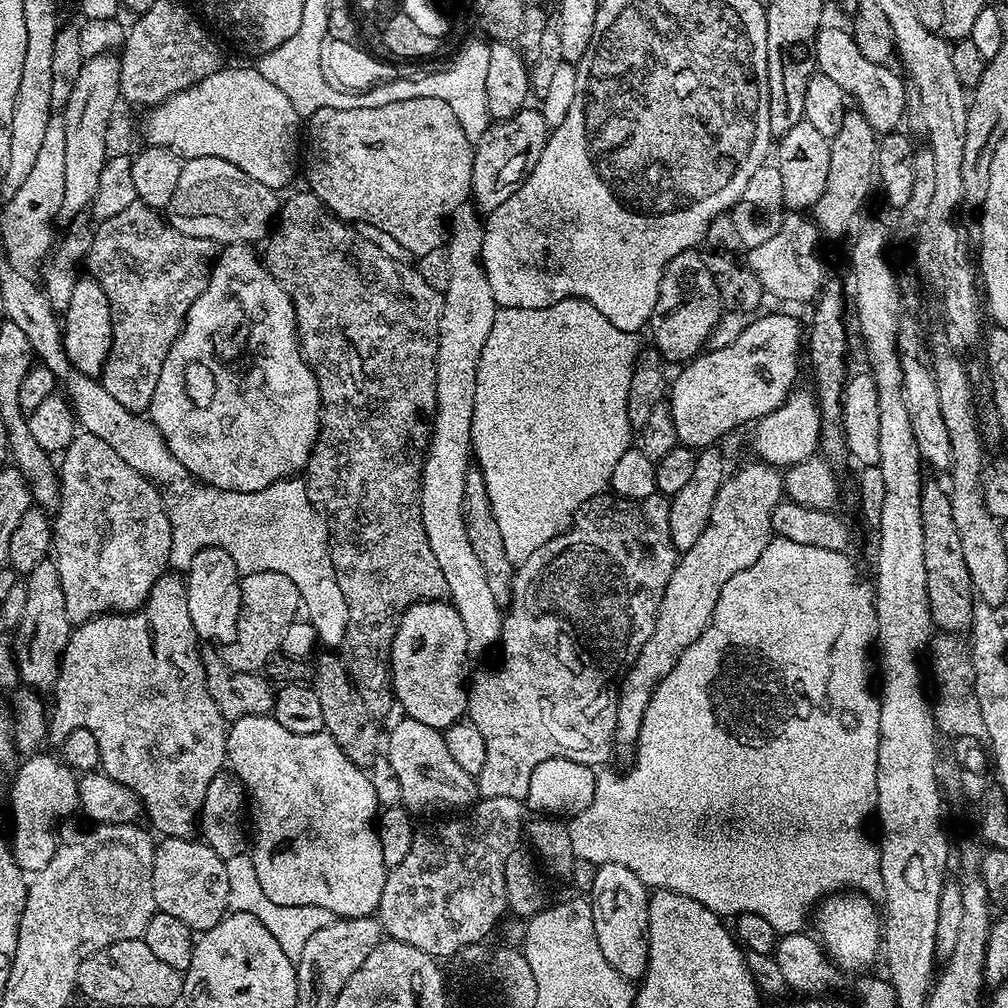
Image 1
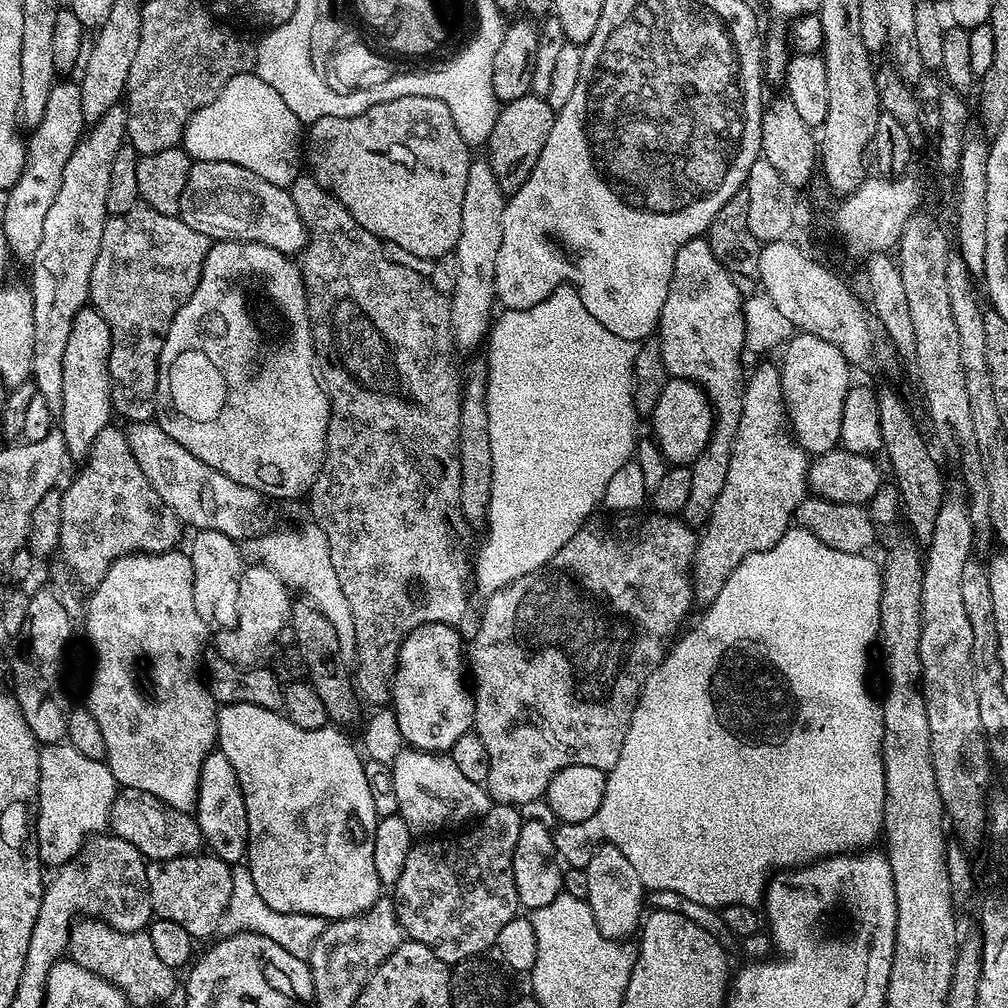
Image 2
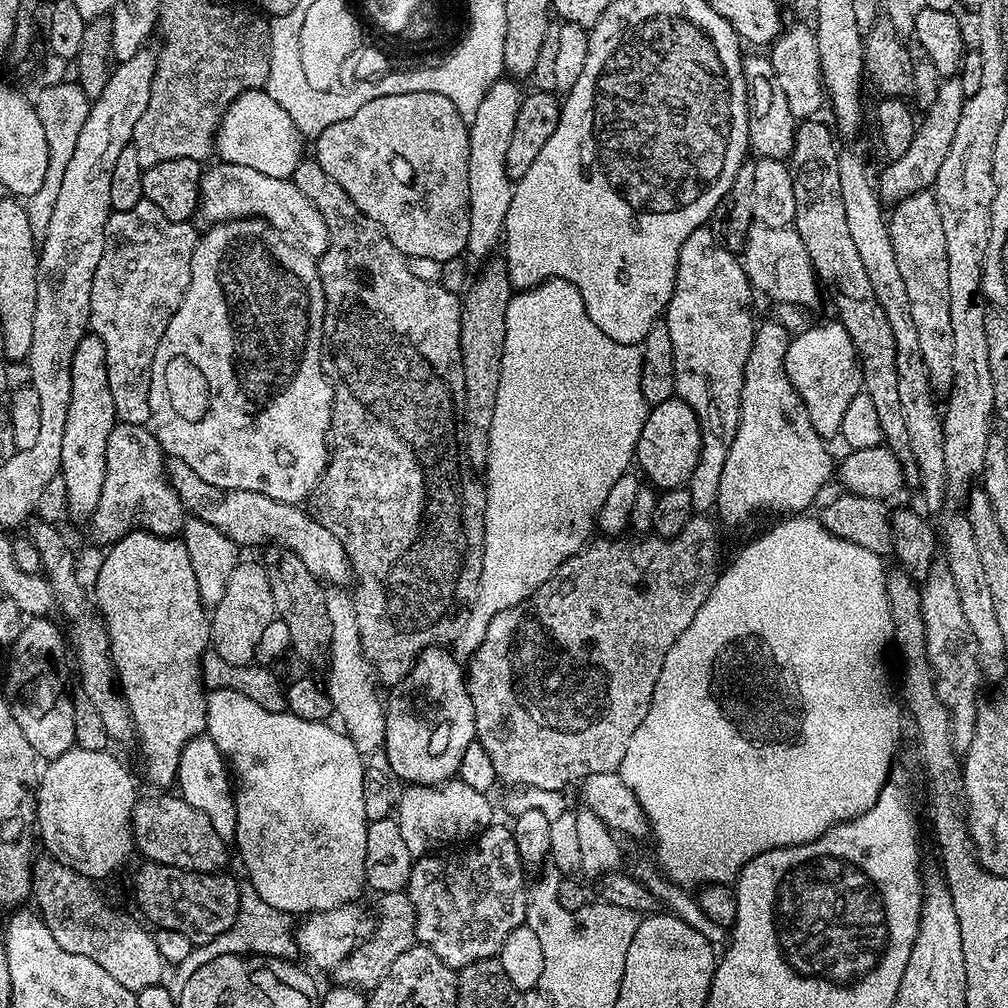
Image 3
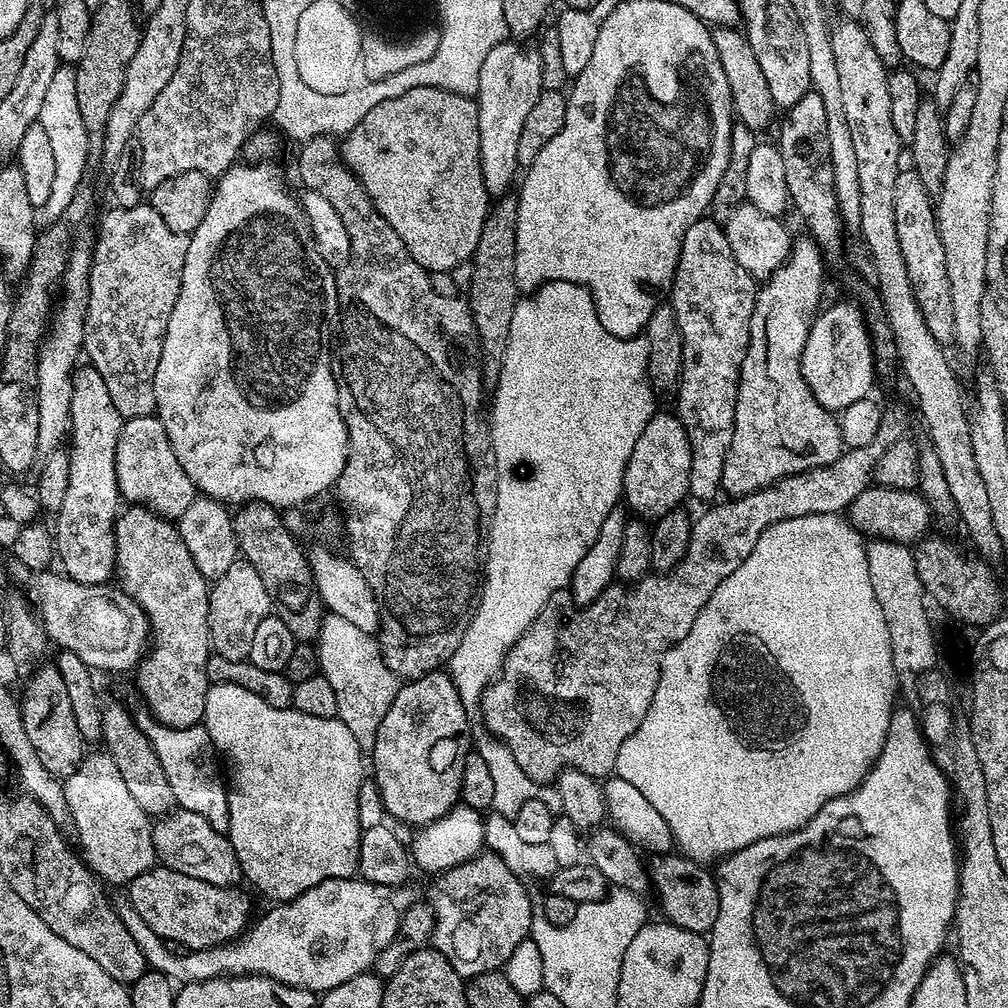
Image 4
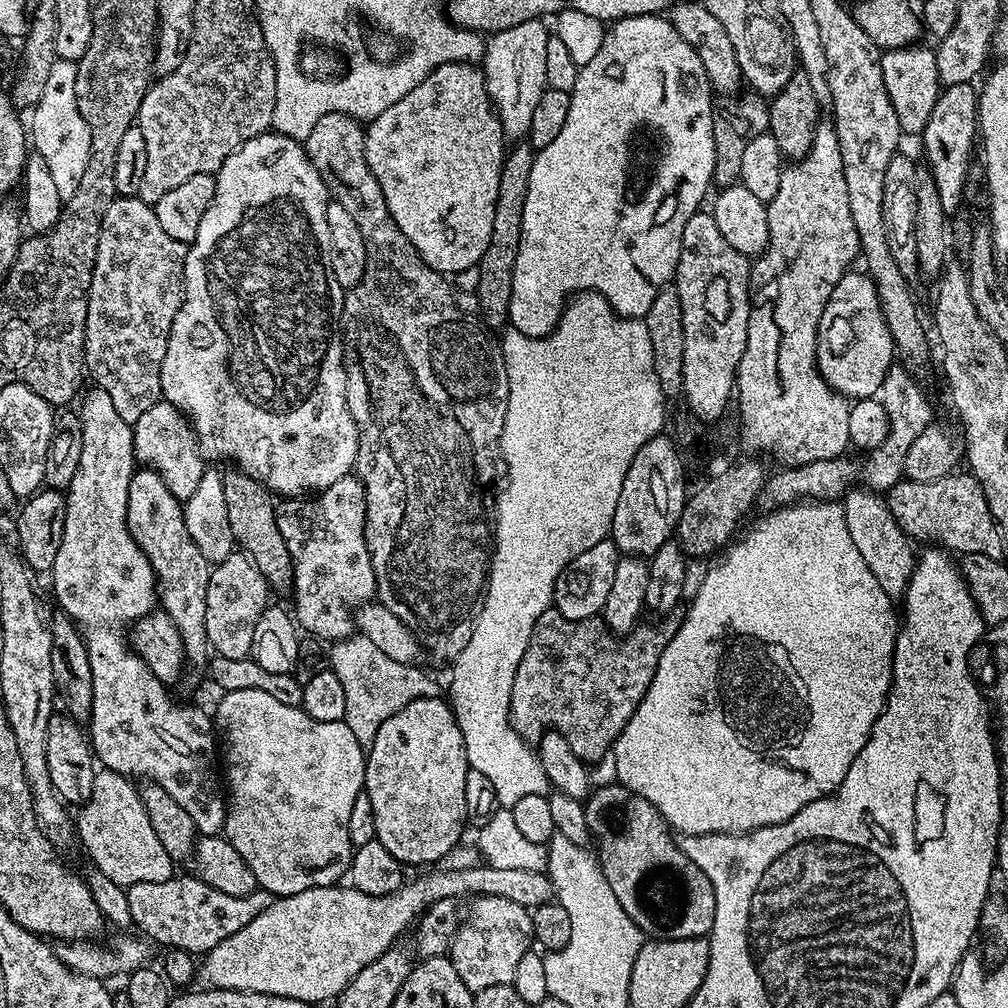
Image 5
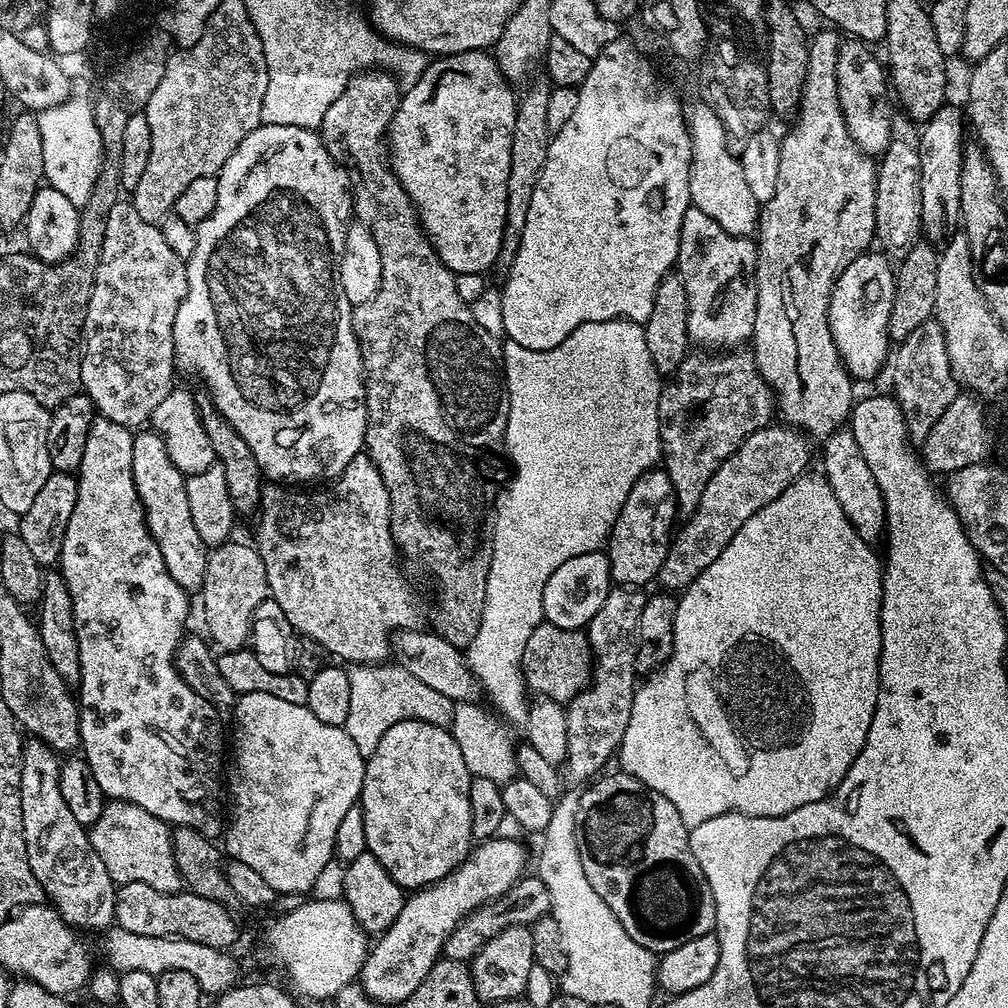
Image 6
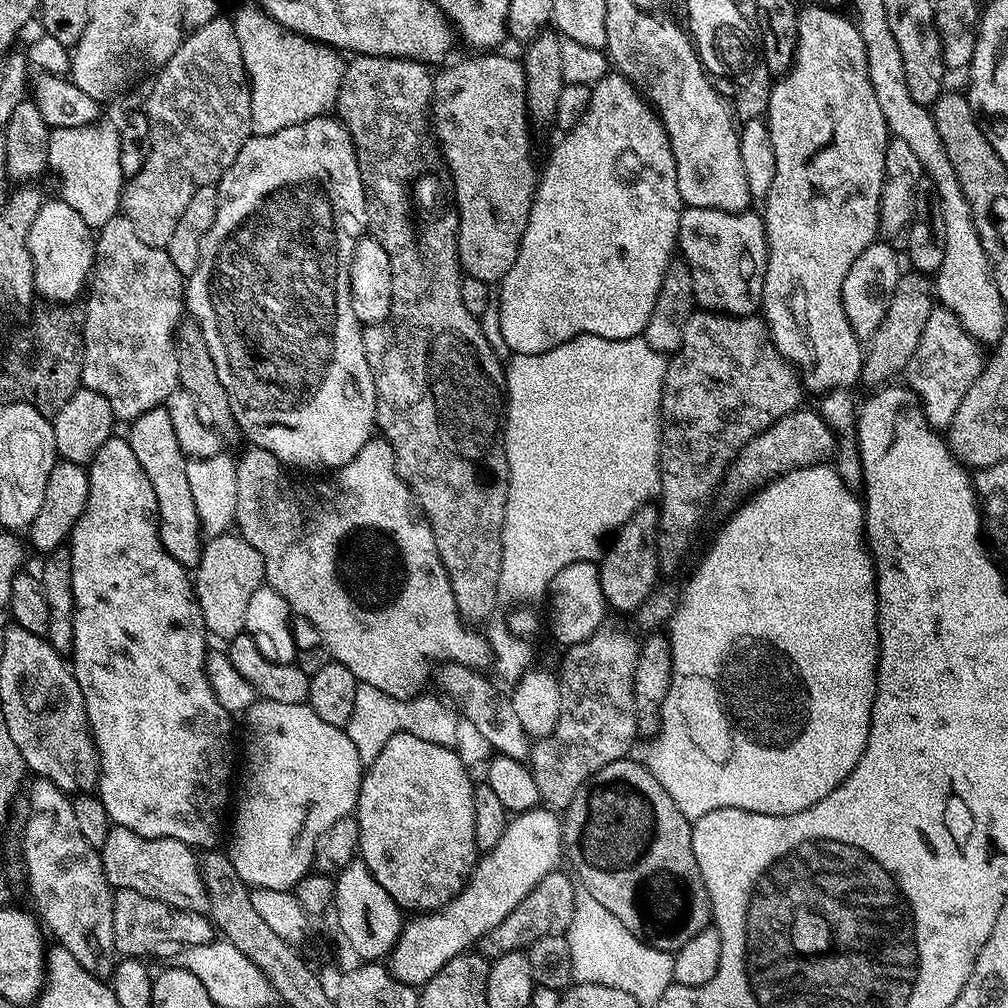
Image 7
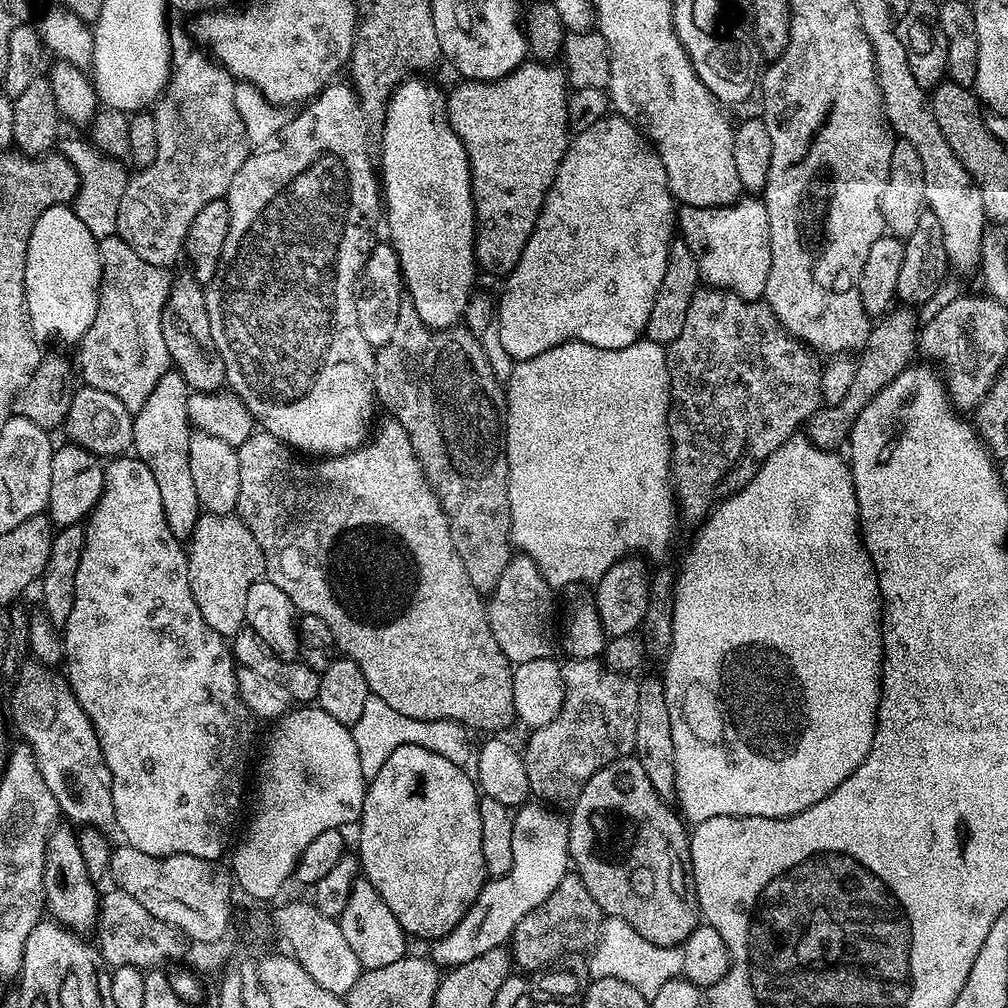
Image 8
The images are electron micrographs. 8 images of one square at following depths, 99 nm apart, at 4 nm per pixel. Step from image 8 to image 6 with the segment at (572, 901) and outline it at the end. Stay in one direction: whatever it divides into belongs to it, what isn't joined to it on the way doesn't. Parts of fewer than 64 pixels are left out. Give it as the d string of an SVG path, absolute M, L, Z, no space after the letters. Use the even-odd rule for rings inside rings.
M535 874L525 875L515 888L511 888L509 892L505 892L504 895L498 897L496 900L489 900L481 908L474 909L470 915L464 917L456 925L455 930L448 934L444 943L443 959L459 960L461 962L471 961L476 952L486 942L490 942L490 938L502 934L502 930L531 926L535 920L541 920L543 916L549 915L551 910L550 894L539 876Z

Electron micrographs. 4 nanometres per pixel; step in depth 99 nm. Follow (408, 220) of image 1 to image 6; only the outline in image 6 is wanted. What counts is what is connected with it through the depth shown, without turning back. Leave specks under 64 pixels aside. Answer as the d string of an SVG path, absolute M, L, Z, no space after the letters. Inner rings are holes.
M487 51L455 53L453 56L441 56L433 59L413 84L407 85L406 91L401 95L400 105L396 108L394 118L388 124L386 133L386 152L390 157L392 173L398 178L402 190L410 198L420 218L420 226L428 235L432 247L440 255L440 260L456 275L487 273L487 268L500 259L502 238L506 226L506 180L510 178L510 144L514 142L514 118L516 117L517 93L512 93L513 85L502 74L496 65L495 55Z

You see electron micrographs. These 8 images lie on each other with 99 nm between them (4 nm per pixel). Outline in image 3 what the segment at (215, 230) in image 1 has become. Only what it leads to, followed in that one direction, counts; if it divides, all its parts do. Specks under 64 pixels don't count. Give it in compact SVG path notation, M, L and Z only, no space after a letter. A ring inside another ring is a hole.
M216 162L213 168L205 167L200 177L200 207L199 215L208 219L209 225L228 224L232 220L243 220L245 218L259 218L265 220L272 228L277 228L280 233L287 236L292 243L297 244L306 254L319 258L328 248L328 227L318 214L318 206L294 186L291 179L270 178L269 175L262 174L253 167L234 165L223 162Z

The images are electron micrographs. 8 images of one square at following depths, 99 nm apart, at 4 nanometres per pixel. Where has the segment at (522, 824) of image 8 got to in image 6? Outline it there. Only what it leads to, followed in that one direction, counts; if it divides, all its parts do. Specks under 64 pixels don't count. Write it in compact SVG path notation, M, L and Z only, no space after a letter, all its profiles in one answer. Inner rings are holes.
M493 838L491 840L485 840L483 842L477 843L473 847L472 851L469 852L466 859L455 868L450 874L446 874L446 878L442 878L438 882L429 884L427 888L422 888L413 891L404 901L402 910L399 911L398 918L389 926L387 931L379 933L379 940L376 944L375 942L369 947L367 951L367 956L364 960L363 966L360 968L360 974L358 977L358 983L361 988L364 989L364 993L370 997L372 1000L376 1000L382 1006L388 1006L388 1004L396 1004L396 1006L403 1005L406 998L410 998L410 994L414 994L414 990L418 990L418 986L422 986L422 978L426 978L426 974L430 974L430 970L434 965L436 965L437 960L441 959L444 943L450 932L455 930L456 925L460 923L464 917L471 914L476 908L481 908L484 904L487 904L489 900L496 900L498 897L504 895L505 892L509 892L511 888L515 888L517 884L520 883L522 877L525 875L526 869L524 869L524 848L516 840L500 840L501 838Z

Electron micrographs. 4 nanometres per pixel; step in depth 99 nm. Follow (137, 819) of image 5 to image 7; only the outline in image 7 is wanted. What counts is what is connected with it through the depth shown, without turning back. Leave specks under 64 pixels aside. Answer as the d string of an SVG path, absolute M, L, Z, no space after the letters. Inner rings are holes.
M113 826L98 851L113 889L138 890L138 894L146 894L146 898L160 900L171 908L207 913L208 894L198 856L188 845L174 838L142 838L130 830Z

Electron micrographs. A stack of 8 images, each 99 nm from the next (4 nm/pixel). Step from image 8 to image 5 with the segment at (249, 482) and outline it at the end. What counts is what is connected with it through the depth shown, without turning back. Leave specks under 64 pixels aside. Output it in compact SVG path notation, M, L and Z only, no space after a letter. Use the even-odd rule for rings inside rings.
M349 474L338 478L334 486L309 495L307 498L284 498L276 504L278 530L286 540L286 550L292 559L291 595L296 595L294 619L305 633L325 642L344 640L354 632L354 606L371 601L376 596L374 566L370 562L370 550L364 537L366 522L366 494L362 482Z

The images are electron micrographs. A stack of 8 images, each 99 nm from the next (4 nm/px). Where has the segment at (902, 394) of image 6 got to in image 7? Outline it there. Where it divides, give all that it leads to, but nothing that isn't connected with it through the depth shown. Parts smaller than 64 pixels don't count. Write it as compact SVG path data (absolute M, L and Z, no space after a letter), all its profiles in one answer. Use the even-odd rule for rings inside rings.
M943 306L933 307L930 318L926 318L918 350L914 350L914 358L910 358L906 369L907 387L919 398L924 417L932 428L948 429L954 414L958 414L958 406L962 406L962 398L966 398L966 390L974 386L985 363L985 349L958 322L956 315Z

